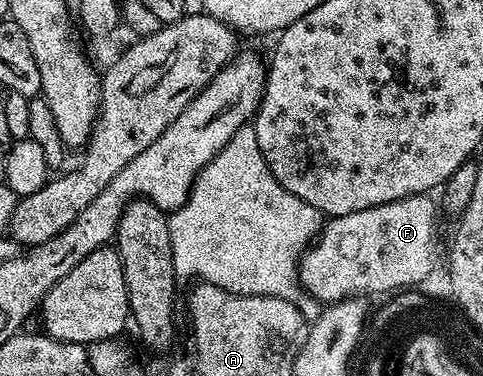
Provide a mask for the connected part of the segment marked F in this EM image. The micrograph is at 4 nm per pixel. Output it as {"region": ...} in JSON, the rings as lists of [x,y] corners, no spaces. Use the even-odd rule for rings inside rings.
{"region":[[[430,195],[406,196],[397,202],[357,210],[357,214],[330,217],[317,239],[299,260],[303,290],[324,305],[378,292],[394,293],[419,286],[439,264],[439,210]]]}

